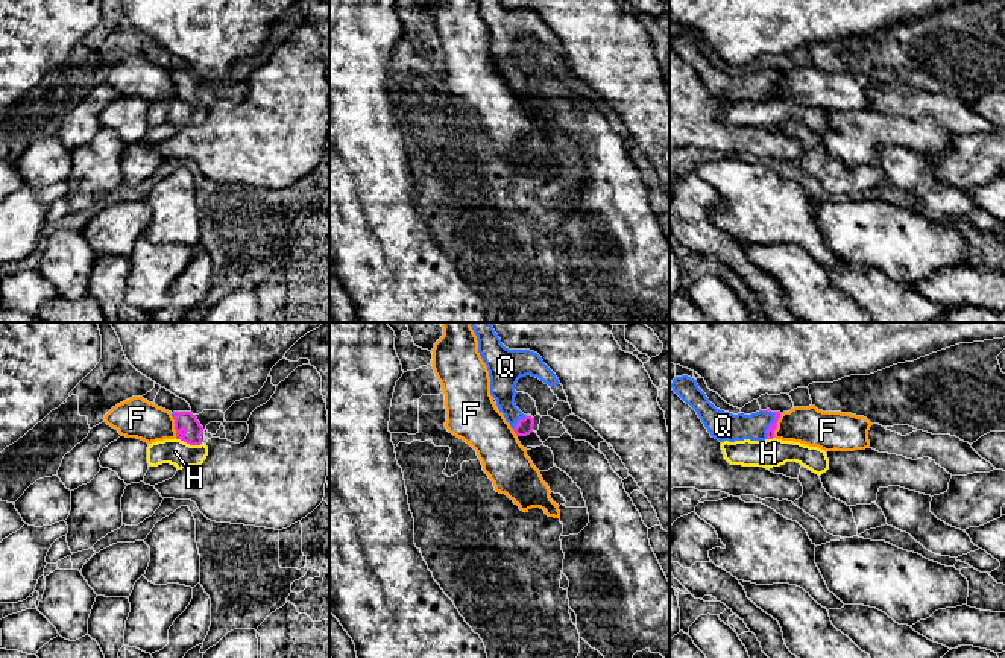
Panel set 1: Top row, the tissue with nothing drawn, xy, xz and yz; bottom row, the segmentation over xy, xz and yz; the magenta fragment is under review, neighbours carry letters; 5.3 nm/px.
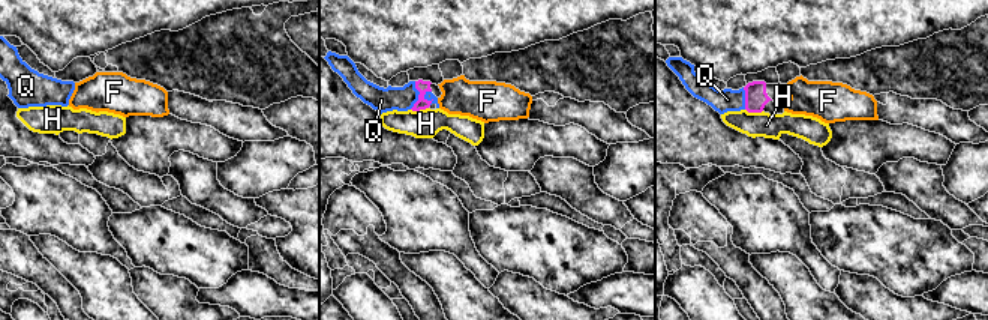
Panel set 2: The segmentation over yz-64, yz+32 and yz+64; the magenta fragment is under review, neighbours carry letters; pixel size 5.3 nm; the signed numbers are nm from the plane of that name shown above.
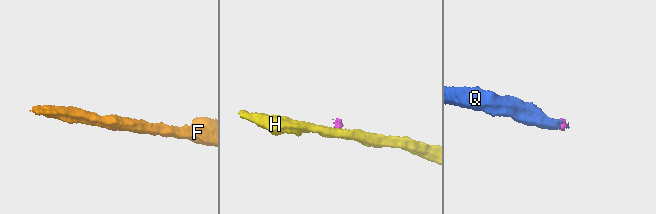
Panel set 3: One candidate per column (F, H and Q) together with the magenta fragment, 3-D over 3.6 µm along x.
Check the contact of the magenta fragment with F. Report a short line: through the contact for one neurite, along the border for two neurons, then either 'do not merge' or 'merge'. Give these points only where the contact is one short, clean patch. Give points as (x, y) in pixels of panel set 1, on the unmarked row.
yz (781, 73), (773, 96) | do not merge

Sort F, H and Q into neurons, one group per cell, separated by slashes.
F / H / Q

